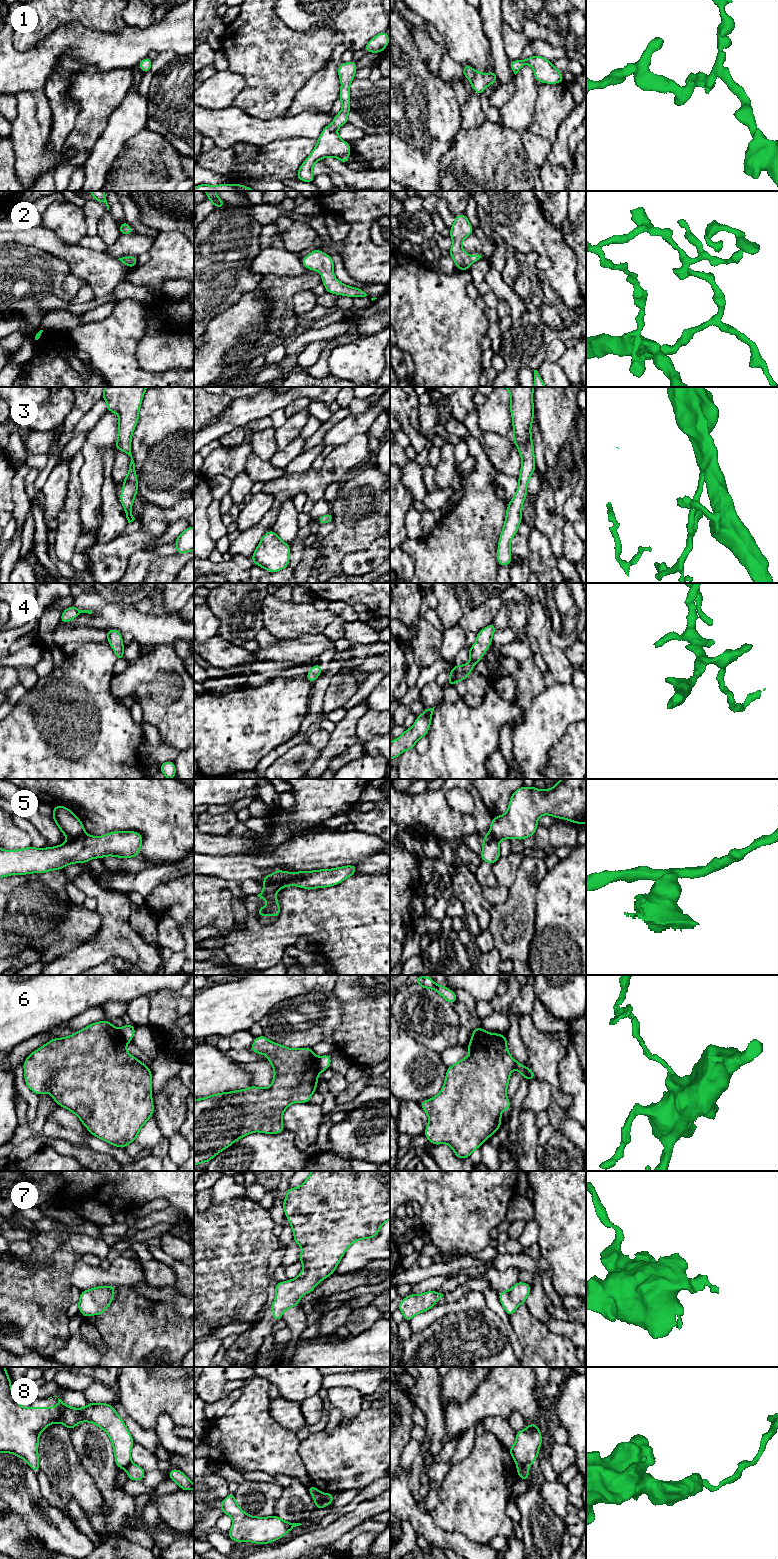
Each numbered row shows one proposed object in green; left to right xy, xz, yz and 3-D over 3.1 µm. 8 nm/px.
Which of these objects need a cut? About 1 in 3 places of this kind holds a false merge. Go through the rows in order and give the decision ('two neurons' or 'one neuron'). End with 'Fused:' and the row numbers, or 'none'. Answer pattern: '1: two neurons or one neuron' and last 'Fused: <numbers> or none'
1: one neuron
2: one neuron
3: one neuron
4: one neuron
5: two neurons
6: two neurons
7: one neuron
8: two neurons
Fused: 5, 6, 8

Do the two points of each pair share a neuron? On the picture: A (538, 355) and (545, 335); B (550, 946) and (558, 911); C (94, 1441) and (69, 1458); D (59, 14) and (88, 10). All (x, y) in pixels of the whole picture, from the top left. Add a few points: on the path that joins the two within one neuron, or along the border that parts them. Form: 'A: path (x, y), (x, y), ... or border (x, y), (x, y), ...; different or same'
A: path (538, 350), (538, 342), (540, 340); same
B: path (558, 937), (558, 920); same
C: border (70, 1431), (74, 1450), (83, 1468), (88, 1473); different
D: path (66, 12), (81, 10); same

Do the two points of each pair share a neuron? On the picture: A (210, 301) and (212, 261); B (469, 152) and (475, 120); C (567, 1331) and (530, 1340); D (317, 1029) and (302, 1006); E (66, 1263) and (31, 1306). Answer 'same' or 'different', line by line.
A: same
B: different
C: different
D: same
E: same

